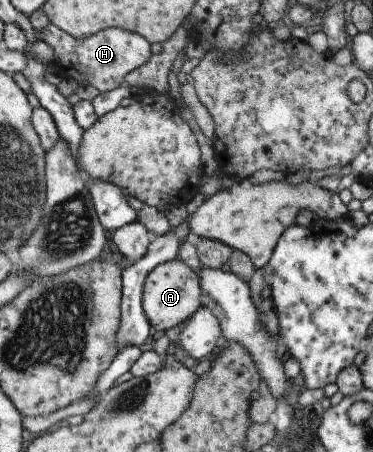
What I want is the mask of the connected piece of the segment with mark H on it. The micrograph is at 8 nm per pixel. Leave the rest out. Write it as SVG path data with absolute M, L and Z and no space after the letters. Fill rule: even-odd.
M48 23L40 31L35 30L34 34L37 40L44 41L51 47L55 63L61 71L63 67L79 67L79 63L81 67L87 67L87 83L100 92L115 89L123 84L125 75L141 67L152 55L149 52L151 44L142 35L121 28L107 28L80 40Z

